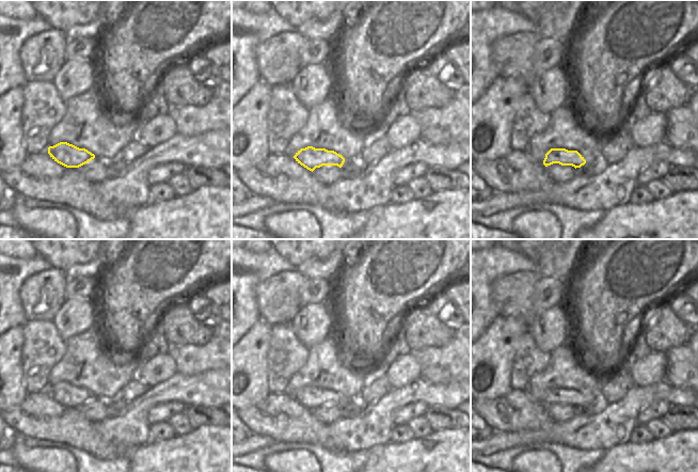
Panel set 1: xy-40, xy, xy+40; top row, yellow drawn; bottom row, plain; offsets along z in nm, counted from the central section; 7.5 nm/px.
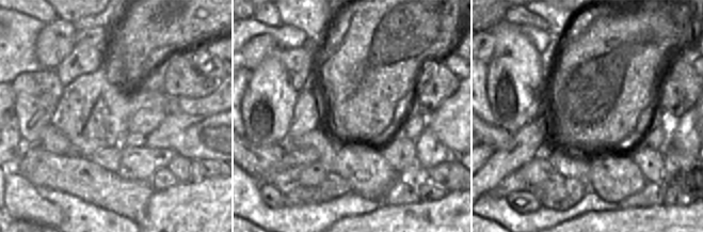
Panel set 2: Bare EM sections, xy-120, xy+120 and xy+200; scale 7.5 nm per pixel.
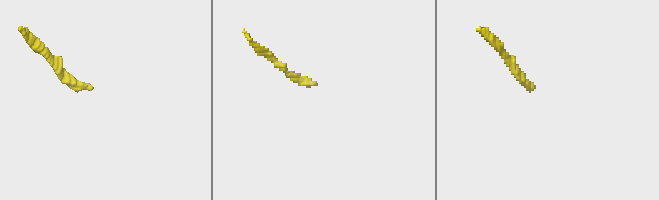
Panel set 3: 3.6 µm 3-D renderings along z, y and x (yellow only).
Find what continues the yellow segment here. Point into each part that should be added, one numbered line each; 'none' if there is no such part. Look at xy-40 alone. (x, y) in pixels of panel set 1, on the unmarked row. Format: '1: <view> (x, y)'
1: xy-40 (113, 392)

